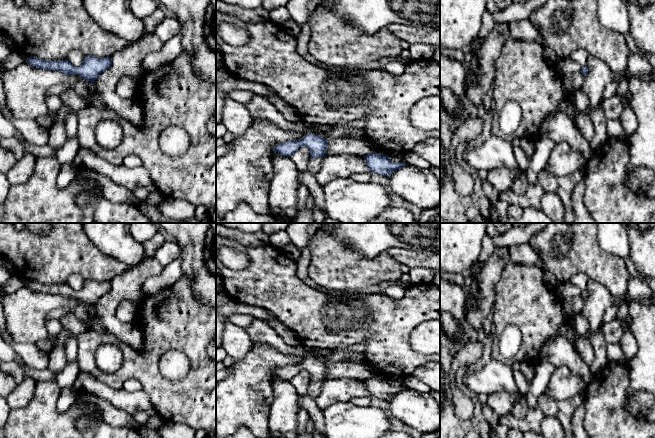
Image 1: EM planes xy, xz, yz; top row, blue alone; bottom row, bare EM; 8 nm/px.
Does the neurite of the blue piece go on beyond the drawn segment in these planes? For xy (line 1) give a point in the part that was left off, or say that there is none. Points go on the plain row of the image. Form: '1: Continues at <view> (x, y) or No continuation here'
1: No continuation here

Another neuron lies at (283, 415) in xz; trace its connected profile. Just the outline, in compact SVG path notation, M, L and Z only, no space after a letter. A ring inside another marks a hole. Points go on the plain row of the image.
M287 380L272 382L273 402L269 413L269 433L273 438L298 438L298 394Z

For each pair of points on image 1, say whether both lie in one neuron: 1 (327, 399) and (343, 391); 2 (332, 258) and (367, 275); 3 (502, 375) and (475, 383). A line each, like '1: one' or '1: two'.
1: one
2: one
3: one

